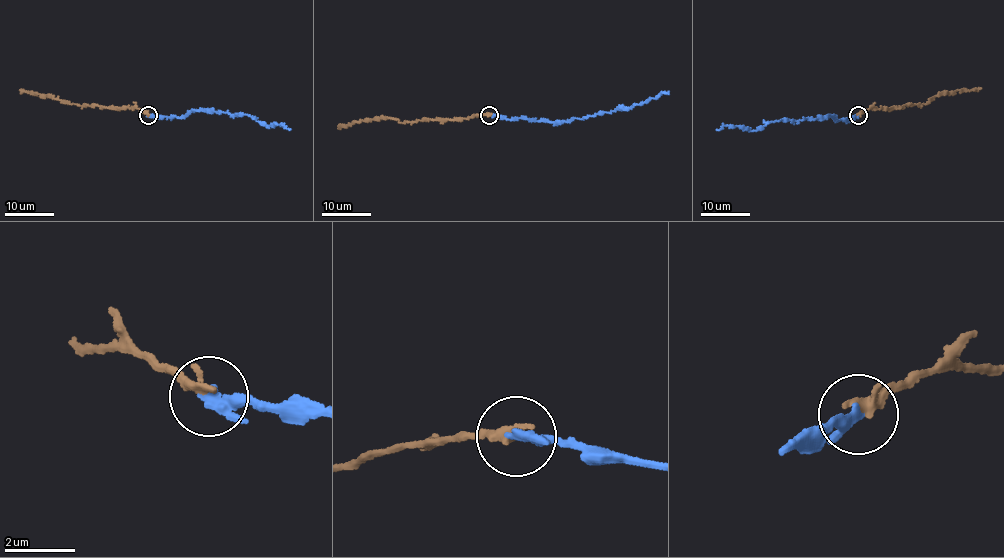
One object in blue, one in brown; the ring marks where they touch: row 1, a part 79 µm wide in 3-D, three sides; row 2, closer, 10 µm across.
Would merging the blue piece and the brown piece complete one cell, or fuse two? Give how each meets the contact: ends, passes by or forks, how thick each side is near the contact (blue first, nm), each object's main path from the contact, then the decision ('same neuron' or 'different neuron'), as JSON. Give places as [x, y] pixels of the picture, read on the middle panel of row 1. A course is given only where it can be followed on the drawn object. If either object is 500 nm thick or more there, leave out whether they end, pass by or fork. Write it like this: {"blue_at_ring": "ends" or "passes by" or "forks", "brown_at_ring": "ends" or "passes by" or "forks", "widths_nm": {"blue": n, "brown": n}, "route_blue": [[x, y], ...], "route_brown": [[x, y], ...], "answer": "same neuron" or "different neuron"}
{"blue_at_ring": "passes by", "brown_at_ring": "ends", "widths_nm": {"blue": 240, "brown": 300}, "route_blue": [[489, 114], [560, 124], [577, 117], [584, 119], [631, 107], [668, 92]], "route_brown": [[489, 114], [450, 120], [423, 119], [411, 123], [381, 117], [338, 128]], "answer": "different neuron"}

